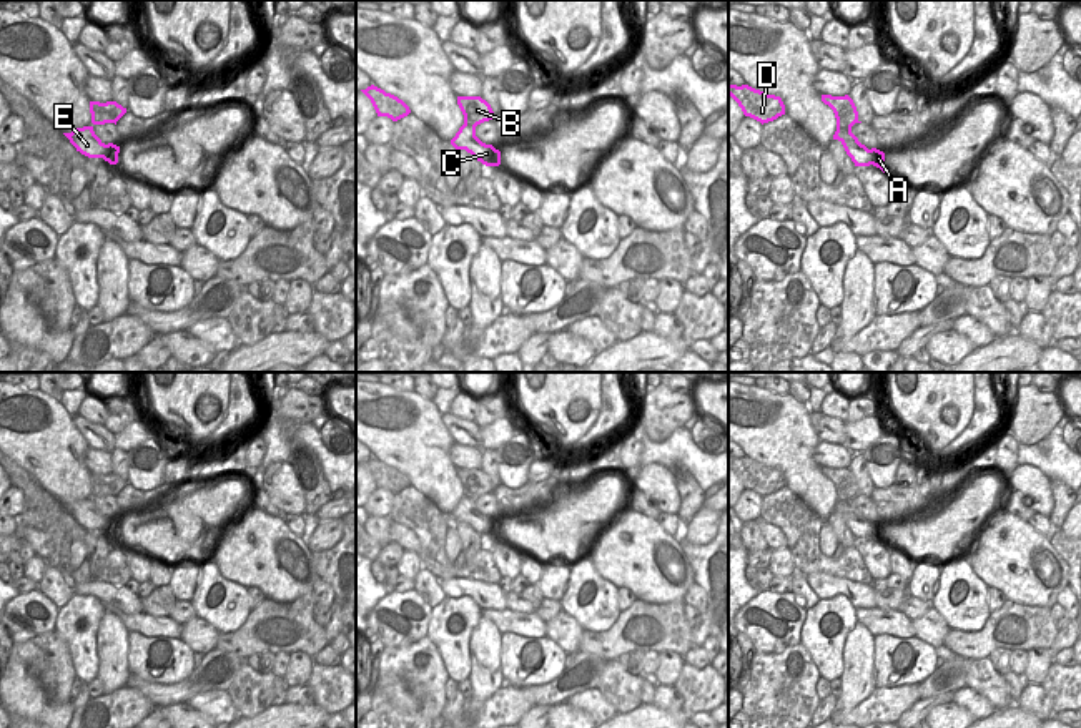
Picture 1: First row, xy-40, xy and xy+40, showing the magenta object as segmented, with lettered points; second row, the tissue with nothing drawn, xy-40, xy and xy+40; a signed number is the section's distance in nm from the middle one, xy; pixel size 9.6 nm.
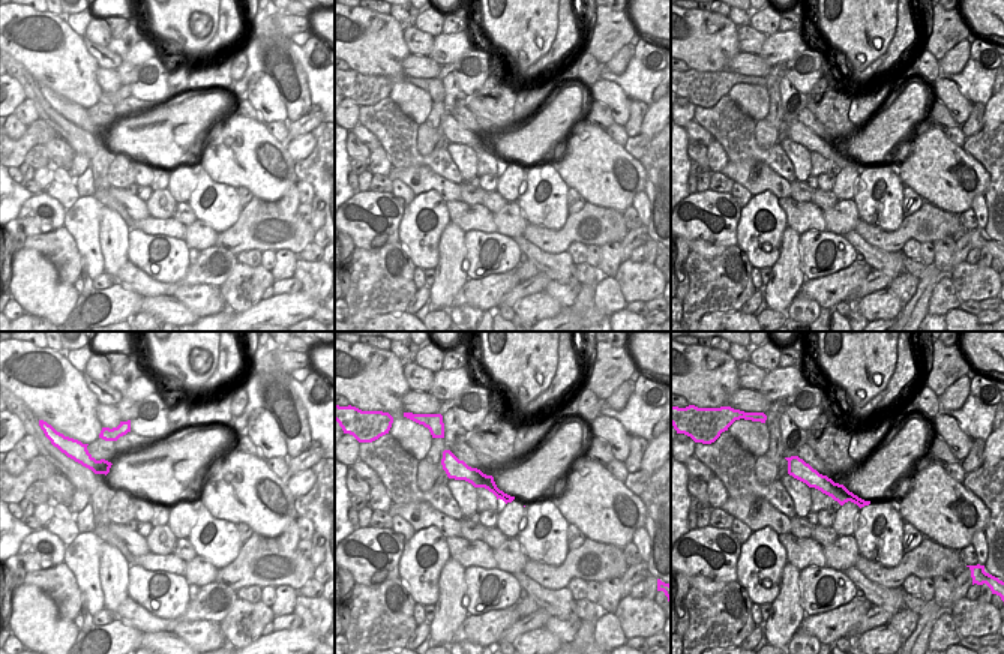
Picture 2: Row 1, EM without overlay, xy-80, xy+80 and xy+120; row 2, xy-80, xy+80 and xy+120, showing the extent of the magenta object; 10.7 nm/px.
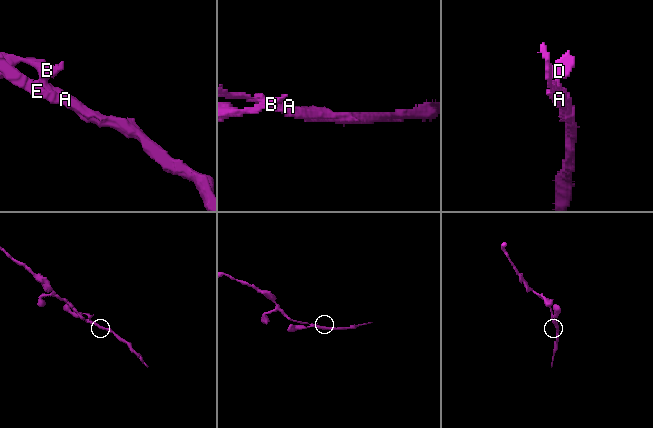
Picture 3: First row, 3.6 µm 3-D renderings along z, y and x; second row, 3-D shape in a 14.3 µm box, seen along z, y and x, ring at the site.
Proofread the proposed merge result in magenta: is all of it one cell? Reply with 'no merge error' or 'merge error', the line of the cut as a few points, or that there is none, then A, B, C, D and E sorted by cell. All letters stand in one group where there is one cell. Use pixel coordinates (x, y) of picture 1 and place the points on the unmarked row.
merge error; cut xy+40 (837, 499), (850, 501); groups A C E / B D

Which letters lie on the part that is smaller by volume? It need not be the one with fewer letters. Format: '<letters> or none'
B, D

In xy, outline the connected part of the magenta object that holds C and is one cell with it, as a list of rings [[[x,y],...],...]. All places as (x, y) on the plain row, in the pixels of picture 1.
[[[462,497],[456,509],[451,512],[451,517],[456,522],[466,522],[471,525],[477,534],[486,539],[499,539],[501,537],[501,524],[496,522],[492,517],[482,515],[476,509],[476,499]]]

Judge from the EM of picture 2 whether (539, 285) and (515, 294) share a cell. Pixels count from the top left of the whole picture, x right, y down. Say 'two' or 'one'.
one

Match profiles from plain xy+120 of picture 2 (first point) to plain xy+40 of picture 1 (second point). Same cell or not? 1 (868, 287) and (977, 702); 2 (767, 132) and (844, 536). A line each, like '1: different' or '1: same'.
1: different
2: different

